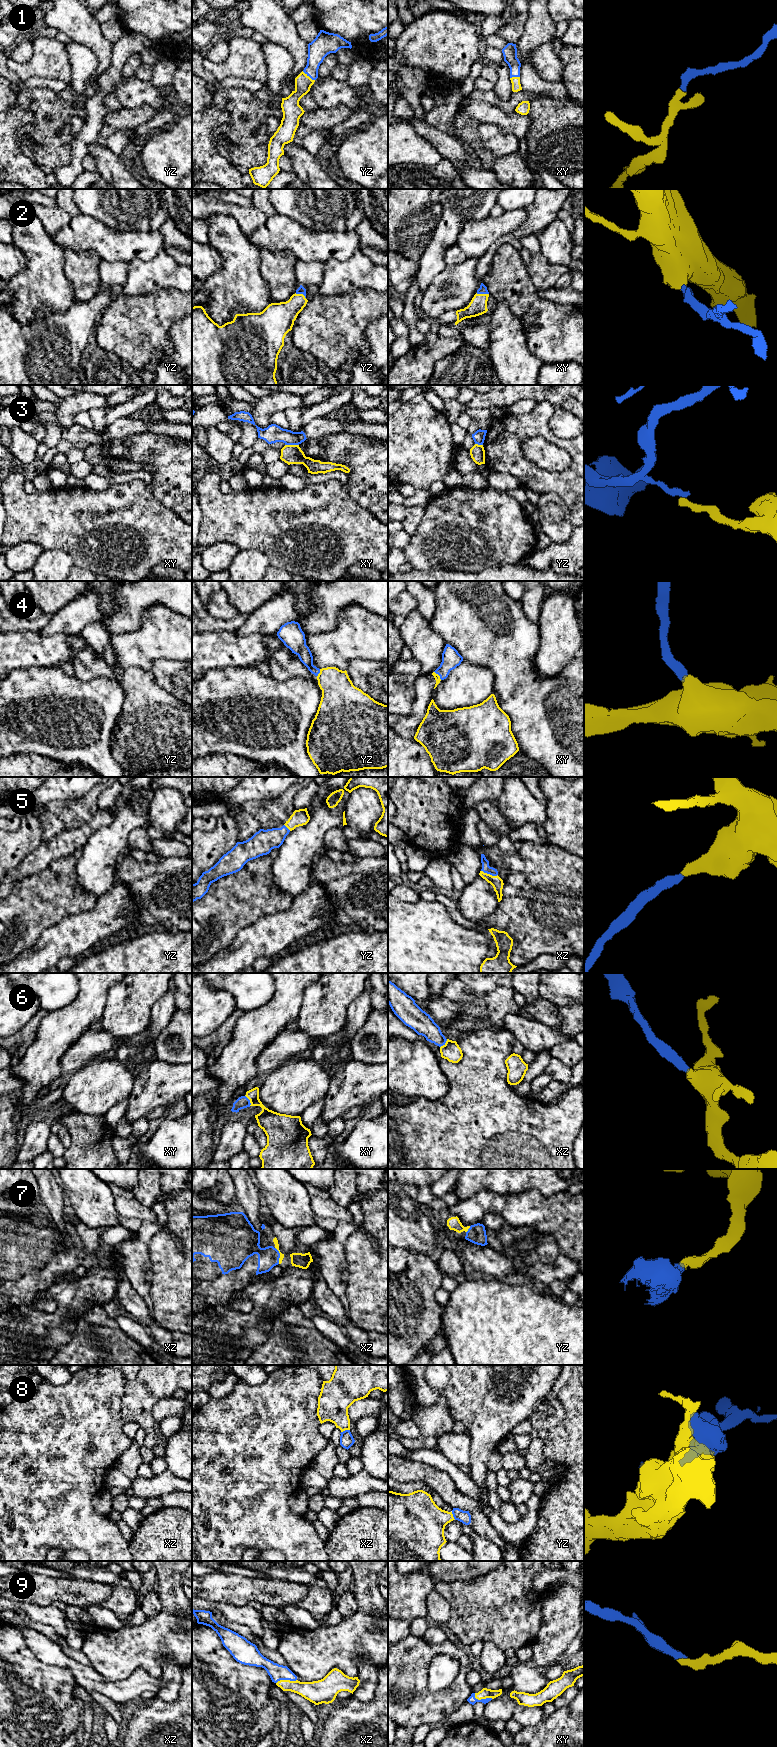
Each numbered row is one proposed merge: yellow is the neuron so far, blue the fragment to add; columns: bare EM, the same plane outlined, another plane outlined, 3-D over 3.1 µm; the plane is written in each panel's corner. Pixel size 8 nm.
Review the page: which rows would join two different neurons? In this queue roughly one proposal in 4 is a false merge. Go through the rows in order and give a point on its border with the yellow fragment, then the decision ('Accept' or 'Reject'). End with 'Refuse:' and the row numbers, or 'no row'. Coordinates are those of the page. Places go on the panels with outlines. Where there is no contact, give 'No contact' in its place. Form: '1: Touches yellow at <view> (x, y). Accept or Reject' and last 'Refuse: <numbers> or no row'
1: Touches yellow at yz (308, 76). Accept
2: Touches yellow at xy (482, 294). Accept
3: Touches yellow at xy (292, 445). Reject
4: Touches yellow at xy (438, 675). Accept
5: Touches yellow at xz (489, 874). Accept
6: Touches yellow at xy (249, 1099). Accept
7: Touches yellow at xz (280, 1255). Accept
8: Touches yellow at xz (345, 1429). Accept
9: Touches yellow at xy (482, 1698). Accept
Refuse: 3

